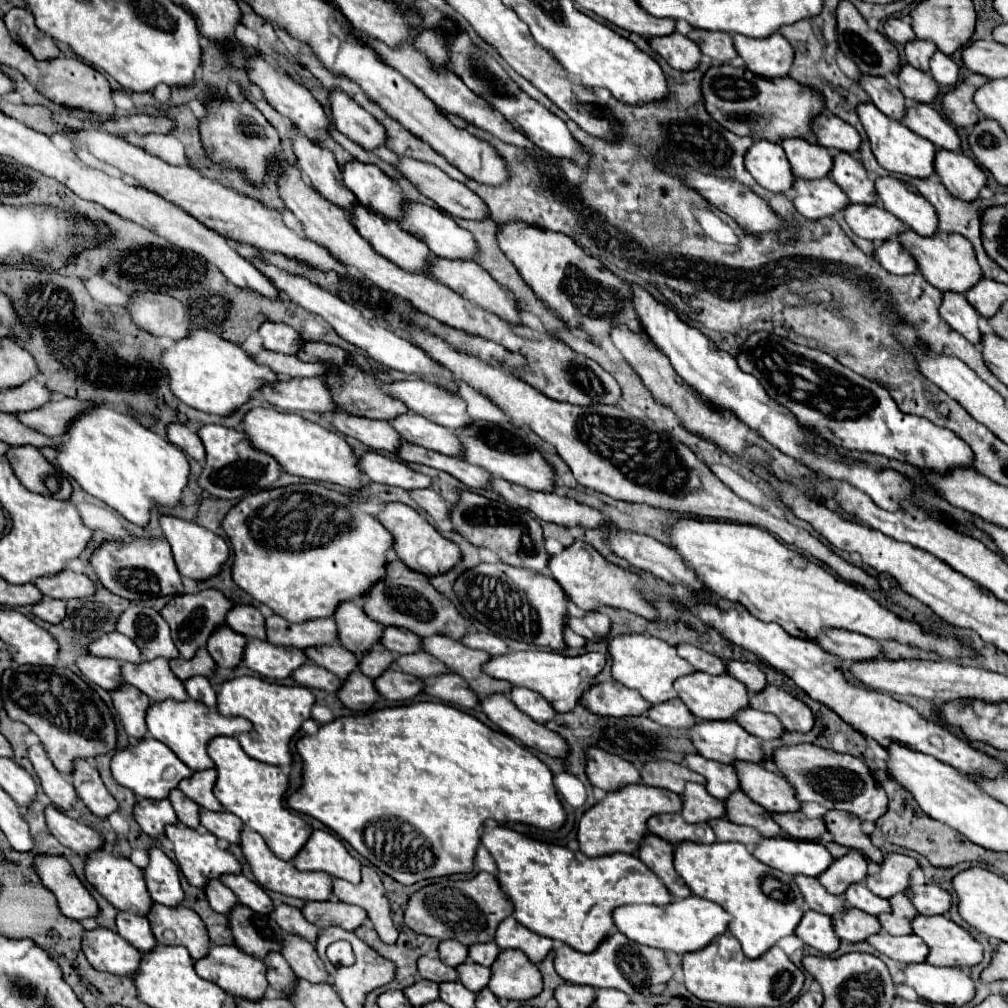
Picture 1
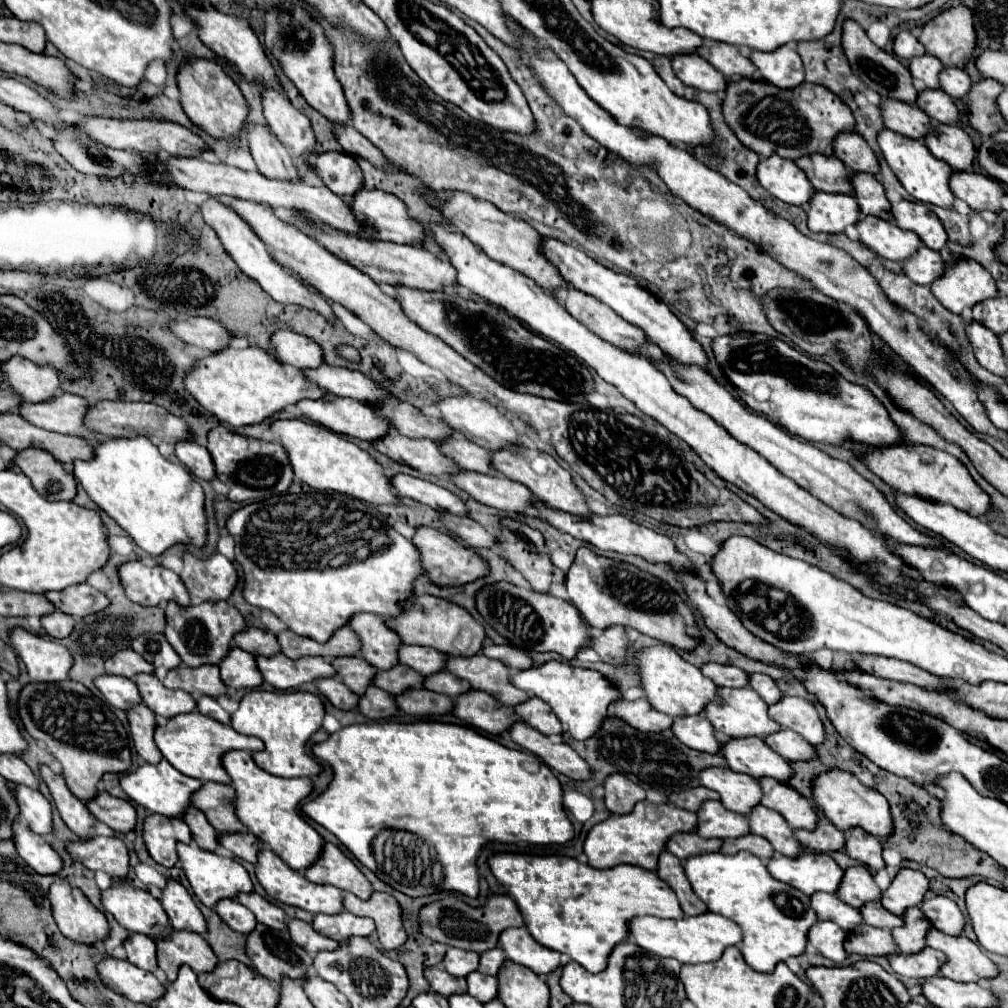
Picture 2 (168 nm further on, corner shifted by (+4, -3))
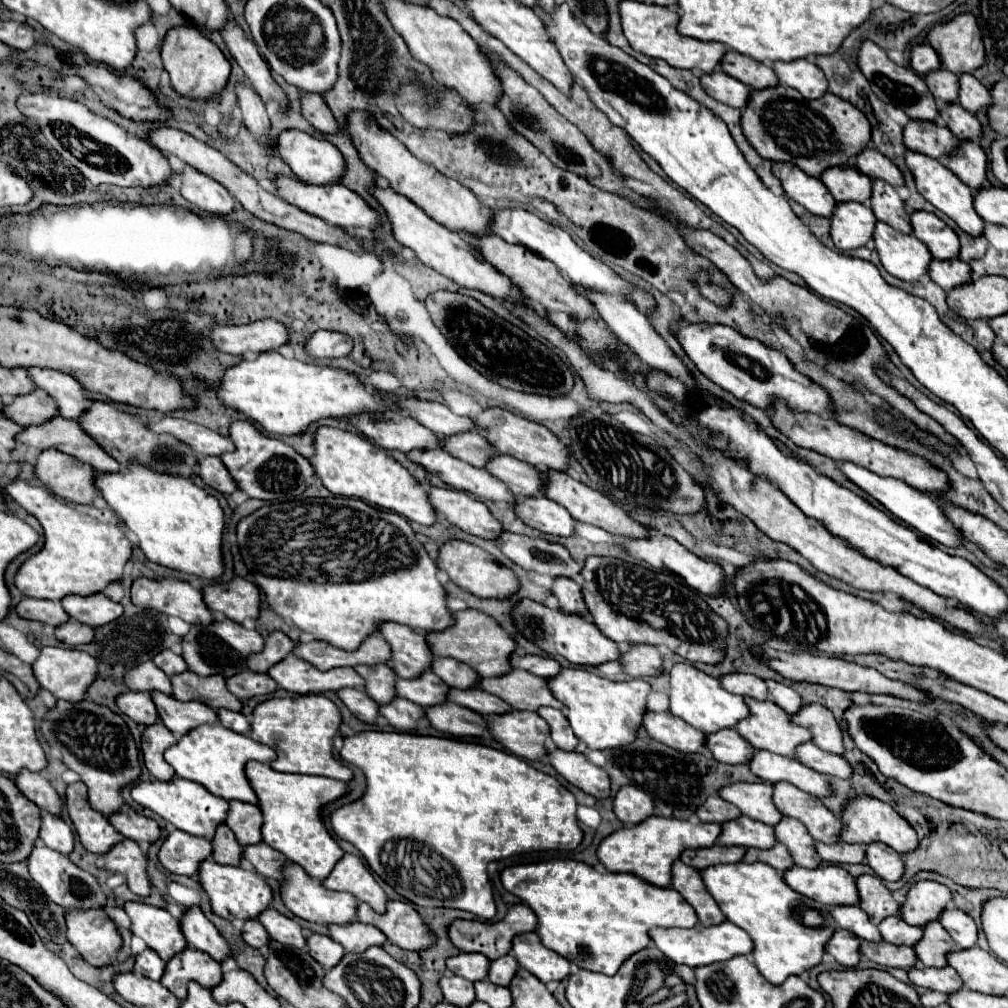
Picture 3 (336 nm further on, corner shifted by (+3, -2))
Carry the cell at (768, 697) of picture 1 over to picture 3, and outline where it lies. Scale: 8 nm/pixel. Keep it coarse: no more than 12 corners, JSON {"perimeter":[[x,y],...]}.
{"perimeter":[[803,705],[793,723],[811,729],[813,743],[843,755],[843,729],[823,705]]}

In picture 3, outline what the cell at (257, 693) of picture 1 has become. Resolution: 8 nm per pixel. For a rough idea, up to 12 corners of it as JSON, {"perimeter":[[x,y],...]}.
{"perimeter":[[325,695],[269,699],[249,737],[275,771],[351,781],[333,757],[341,725]]}

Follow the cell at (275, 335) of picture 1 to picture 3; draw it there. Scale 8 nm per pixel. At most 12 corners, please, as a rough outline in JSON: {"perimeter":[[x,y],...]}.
{"perimeter":[[317,331],[307,353],[317,359],[345,357],[353,349],[349,335]]}

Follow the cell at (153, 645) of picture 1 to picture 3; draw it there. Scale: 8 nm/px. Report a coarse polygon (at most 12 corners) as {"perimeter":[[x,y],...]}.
{"perimeter":[[173,651],[155,655],[155,665],[169,677],[189,667]]}

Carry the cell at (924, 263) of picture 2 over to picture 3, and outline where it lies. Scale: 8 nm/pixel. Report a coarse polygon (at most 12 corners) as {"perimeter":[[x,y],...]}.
{"perimeter":[[931,261],[931,275],[945,291],[973,283],[969,263]]}

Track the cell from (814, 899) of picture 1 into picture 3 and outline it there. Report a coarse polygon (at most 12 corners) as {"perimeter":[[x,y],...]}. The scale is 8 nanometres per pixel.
{"perimeter":[[831,907],[841,929],[865,941],[883,941],[861,907]]}

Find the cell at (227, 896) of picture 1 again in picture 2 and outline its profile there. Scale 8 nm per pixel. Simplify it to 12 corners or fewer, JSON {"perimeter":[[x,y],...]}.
{"perimeter":[[234,898],[218,900],[216,912],[236,932],[256,926],[254,914]]}

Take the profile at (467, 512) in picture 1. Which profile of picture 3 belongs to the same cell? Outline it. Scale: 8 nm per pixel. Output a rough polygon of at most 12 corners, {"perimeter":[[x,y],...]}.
{"perimeter":[[555,579],[551,591],[571,615],[587,615],[581,585]]}

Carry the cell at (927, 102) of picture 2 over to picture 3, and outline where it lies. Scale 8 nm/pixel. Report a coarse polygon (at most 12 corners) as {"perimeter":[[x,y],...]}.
{"perimeter":[[959,103],[943,107],[941,119],[961,141],[975,141],[983,127]]}

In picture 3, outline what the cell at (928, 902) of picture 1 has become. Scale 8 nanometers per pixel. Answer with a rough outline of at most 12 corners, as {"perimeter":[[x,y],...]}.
{"perimeter":[[959,909],[943,911],[939,923],[969,949],[977,945],[979,929]]}

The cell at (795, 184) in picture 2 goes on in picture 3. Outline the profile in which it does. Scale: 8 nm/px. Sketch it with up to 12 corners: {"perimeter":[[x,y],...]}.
{"perimeter":[[773,163],[787,197],[819,217],[837,201],[823,181],[793,163]]}

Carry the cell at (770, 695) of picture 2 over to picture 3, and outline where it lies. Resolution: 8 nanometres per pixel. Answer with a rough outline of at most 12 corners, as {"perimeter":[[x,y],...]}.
{"perimeter":[[767,681],[769,699],[795,715],[803,699],[791,687]]}

